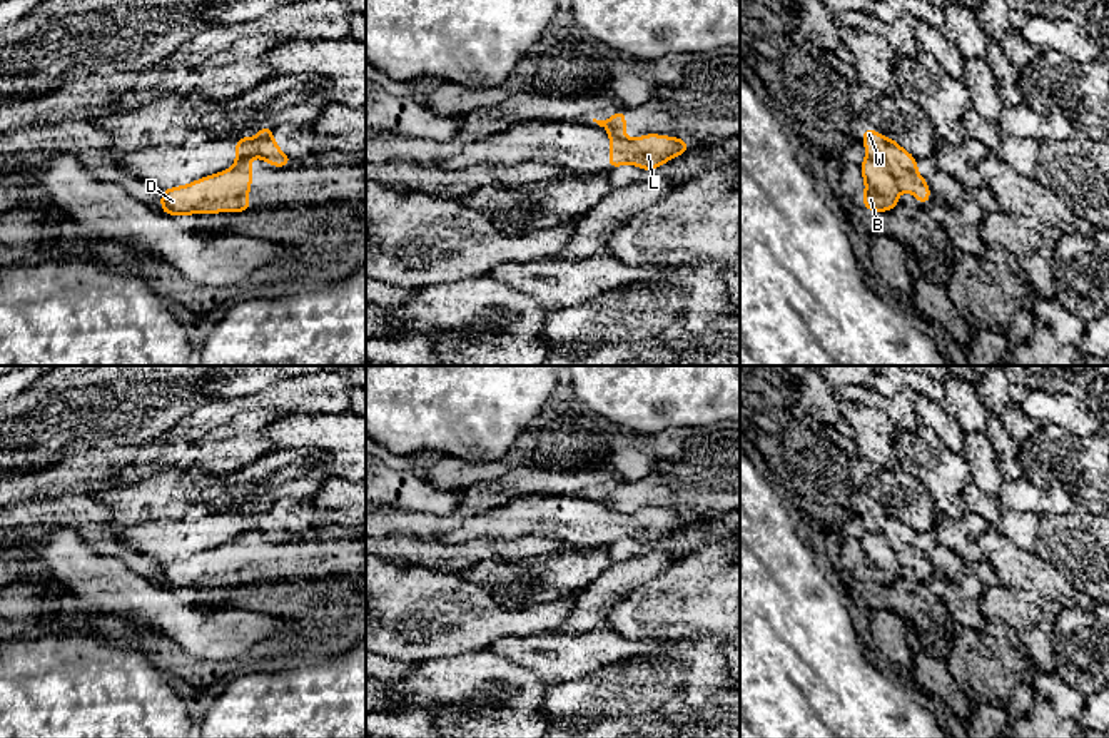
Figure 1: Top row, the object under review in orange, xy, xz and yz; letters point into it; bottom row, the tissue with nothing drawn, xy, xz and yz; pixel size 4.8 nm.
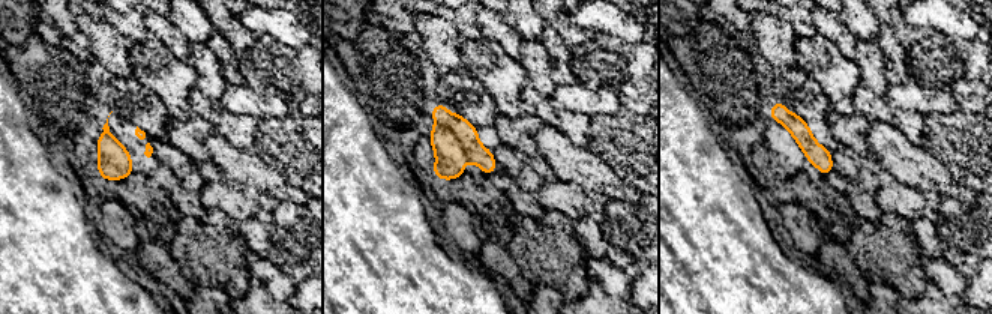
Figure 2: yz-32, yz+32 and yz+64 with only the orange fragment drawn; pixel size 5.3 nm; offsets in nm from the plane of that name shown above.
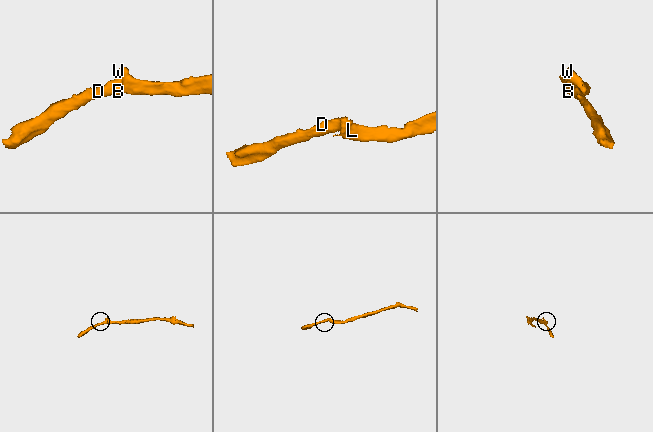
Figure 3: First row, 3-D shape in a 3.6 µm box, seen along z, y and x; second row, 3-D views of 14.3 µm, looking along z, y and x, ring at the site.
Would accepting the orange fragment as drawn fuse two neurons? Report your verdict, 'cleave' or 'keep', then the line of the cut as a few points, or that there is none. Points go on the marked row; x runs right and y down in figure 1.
cleave; cut in yz along (869, 152), (886, 164), (902, 189)

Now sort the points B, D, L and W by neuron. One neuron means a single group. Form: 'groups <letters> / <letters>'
groups B D / L W

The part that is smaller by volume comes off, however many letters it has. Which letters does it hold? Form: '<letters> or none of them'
B, D

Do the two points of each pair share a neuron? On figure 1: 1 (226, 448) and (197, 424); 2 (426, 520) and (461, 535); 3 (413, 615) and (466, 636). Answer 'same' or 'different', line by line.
1: different
2: different
3: same

